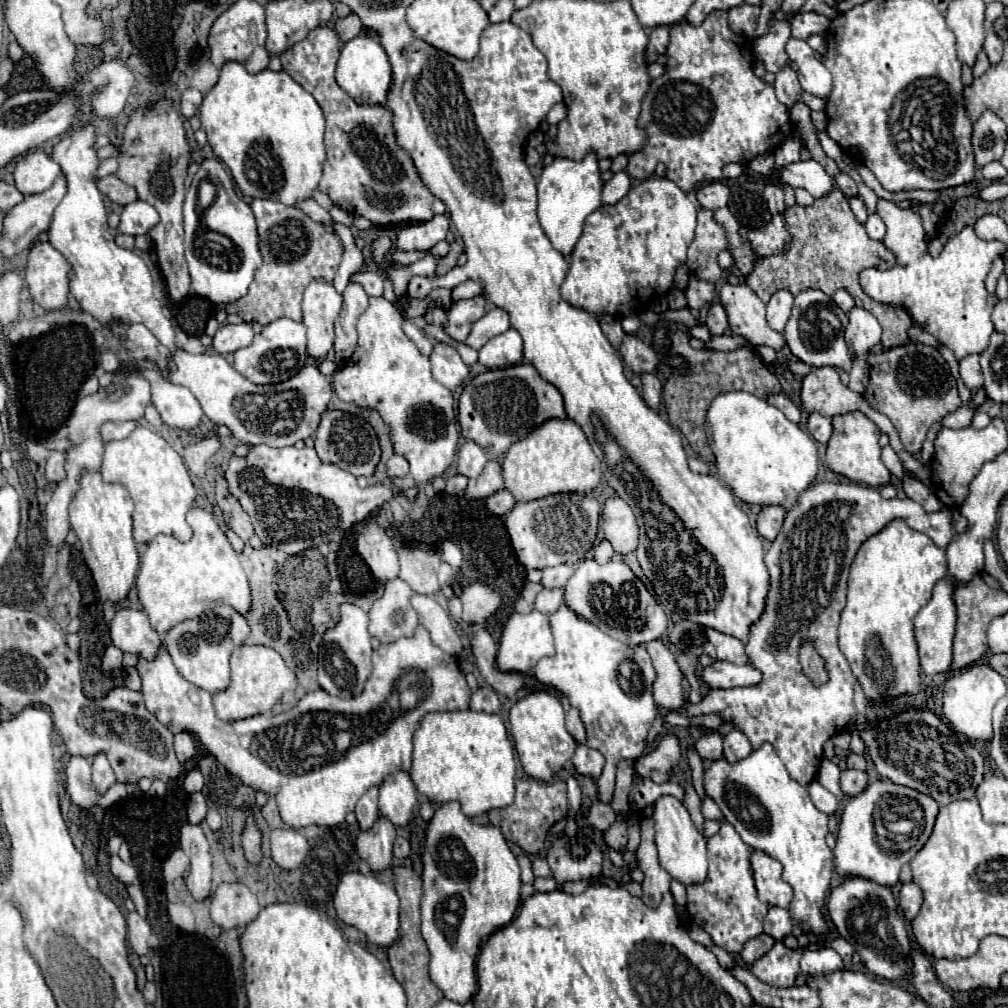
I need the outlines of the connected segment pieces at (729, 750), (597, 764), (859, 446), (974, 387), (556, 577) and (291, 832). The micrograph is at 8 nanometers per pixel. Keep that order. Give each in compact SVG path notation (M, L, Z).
M732 729L726 737L724 737L724 759L726 761L740 761L744 757L748 757L752 753L752 747L746 739L746 735L738 729Z
M578 745L576 753L572 757L572 763L580 775L596 779L596 777L600 777L602 769L604 769L604 755L588 745Z
M852 411L852 413L832 417L832 427L834 427L834 431L828 441L826 459L824 459L828 469L848 477L850 481L866 483L870 487L886 485L890 481L890 471L886 469L886 465L880 459L880 451L882 451L878 445L880 429L876 427L876 423L872 423L864 413Z
M968 355L960 361L960 377L970 393L976 393L982 387L982 369L978 363L978 355Z
M556 565L556 567L548 567L542 573L542 585L546 589L558 589L564 587L566 581L572 577L572 573L576 571L574 565Z
M274 829L270 835L270 845L272 859L282 869L296 869L308 853L308 841L296 829Z

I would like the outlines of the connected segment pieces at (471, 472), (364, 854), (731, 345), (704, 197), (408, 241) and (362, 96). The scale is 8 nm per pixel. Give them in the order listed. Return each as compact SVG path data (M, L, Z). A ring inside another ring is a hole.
M466 441L462 447L460 447L460 453L458 453L458 473L474 479L482 473L484 465L488 463L488 455L482 447L478 447L474 441Z
M380 817L372 829L368 831L360 831L358 839L356 839L356 853L360 855L362 861L368 863L370 871L378 873L384 871L392 865L392 845L396 839L396 827Z
M714 335L707 343L705 343L705 347L719 351L732 351L738 347L748 347L749 349L753 349L744 338L732 335Z
M720 181L708 183L700 191L696 191L700 207L706 207L706 209L712 209L712 211L720 209L720 207L726 207L728 195L730 195L728 187L724 183L720 183Z
M434 215L430 221L410 225L398 233L396 247L402 251L412 249L430 249L442 239L446 239L448 233L448 217L446 215Z
M358 35L344 43L338 59L336 69L336 81L338 85L356 101L364 105L384 105L388 89L392 87L392 67L388 61L388 55L384 53L384 47L376 37L370 35Z

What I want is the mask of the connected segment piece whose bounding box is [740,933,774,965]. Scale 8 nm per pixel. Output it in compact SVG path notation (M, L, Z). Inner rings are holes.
M760 933L758 937L750 939L750 941L744 945L744 949L742 949L740 955L742 955L742 959L744 959L746 965L752 965L756 959L760 959L762 955L766 955L766 953L772 949L772 945L774 945L774 939L768 937L766 933Z

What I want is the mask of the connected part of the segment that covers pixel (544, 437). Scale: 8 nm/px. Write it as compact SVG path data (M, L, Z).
M570 419L546 421L526 439L514 443L502 461L502 469L504 469L504 487L516 497L516 501L534 501L540 497L548 497L552 493L590 493L600 485L602 479L600 459L592 451L584 431Z

